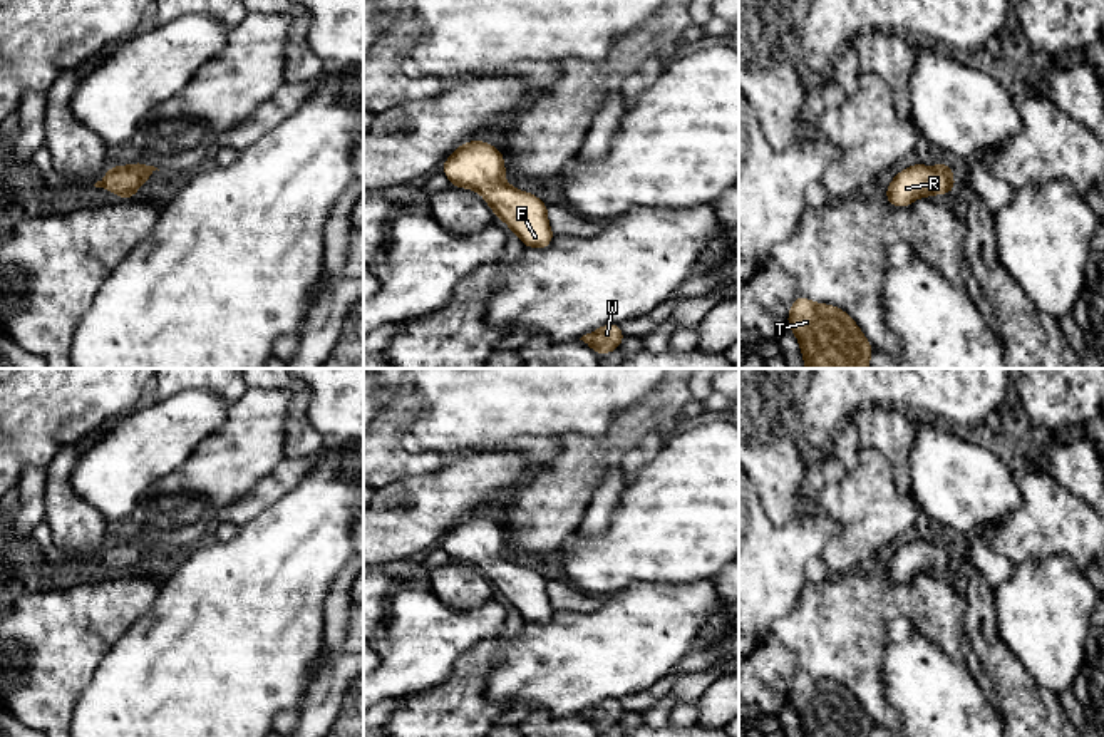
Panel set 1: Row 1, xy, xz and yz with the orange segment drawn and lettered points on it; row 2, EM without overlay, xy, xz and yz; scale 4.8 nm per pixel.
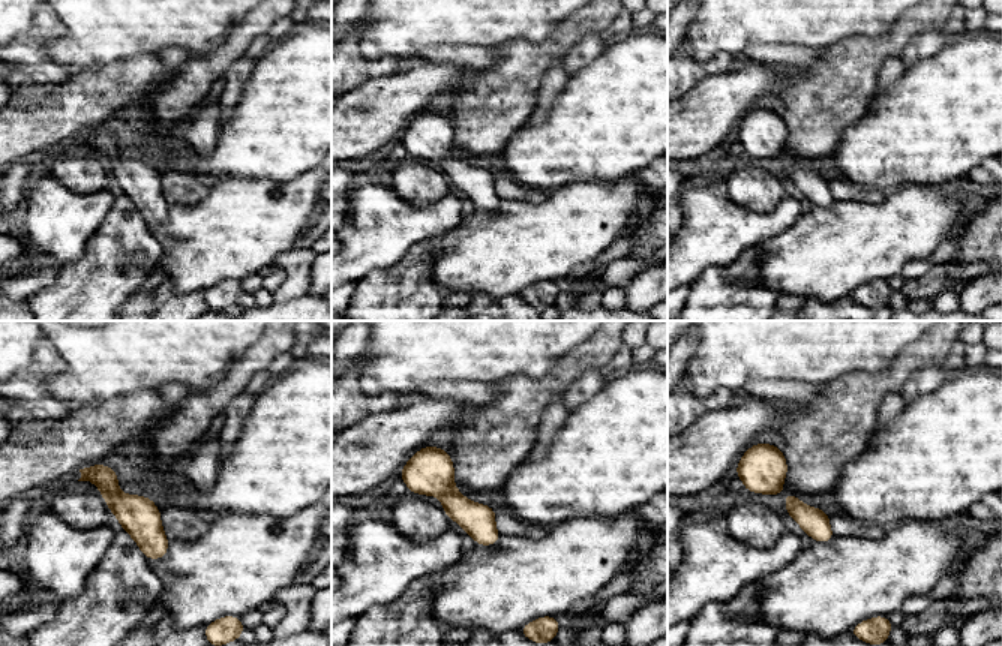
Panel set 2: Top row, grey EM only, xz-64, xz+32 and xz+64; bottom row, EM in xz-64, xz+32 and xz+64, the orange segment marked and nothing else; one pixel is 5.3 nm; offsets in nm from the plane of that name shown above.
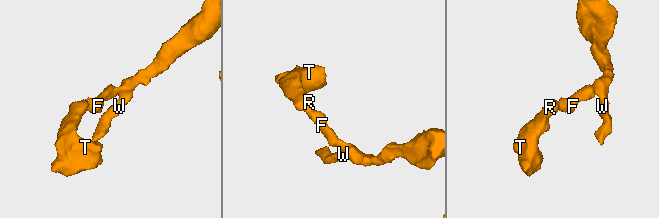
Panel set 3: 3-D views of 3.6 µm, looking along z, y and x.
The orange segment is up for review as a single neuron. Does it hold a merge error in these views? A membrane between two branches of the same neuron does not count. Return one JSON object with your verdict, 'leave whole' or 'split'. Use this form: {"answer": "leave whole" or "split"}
{"answer": "leave whole"}

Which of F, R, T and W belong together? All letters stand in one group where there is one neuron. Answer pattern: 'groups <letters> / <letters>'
groups F R T W

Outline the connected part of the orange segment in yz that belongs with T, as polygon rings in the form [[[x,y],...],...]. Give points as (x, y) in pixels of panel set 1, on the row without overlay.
[[[797,670],[787,688],[804,737],[869,737],[873,720],[841,683]]]

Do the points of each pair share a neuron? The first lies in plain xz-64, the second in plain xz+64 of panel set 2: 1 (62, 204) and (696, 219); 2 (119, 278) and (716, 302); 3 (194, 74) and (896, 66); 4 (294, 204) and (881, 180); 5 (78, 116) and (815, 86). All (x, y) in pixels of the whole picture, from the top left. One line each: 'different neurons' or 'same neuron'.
1: same neuron
2: same neuron
3: different neurons
4: different neurons
5: different neurons

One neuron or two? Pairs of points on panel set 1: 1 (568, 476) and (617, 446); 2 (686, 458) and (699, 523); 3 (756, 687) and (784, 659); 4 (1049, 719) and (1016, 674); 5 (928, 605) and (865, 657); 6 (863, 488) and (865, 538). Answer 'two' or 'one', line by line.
1: one
2: one
3: one
4: one
5: one
6: one

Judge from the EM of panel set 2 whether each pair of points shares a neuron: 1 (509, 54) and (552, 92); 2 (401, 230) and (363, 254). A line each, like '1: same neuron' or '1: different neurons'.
1: different neurons
2: same neuron

